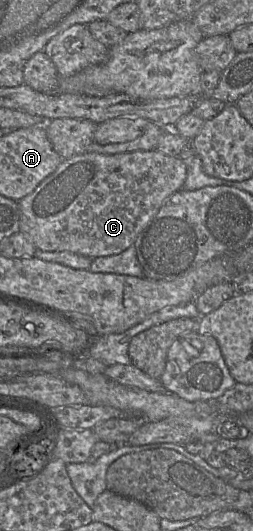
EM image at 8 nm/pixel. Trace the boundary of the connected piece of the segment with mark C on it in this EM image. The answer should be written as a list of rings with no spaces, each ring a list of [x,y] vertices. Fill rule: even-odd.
[[[157,150],[113,155],[85,152],[63,160],[32,193],[18,201],[19,232],[42,251],[68,251],[91,259],[117,255],[134,244],[166,200],[182,189],[186,177],[187,166],[179,157],[167,156]]]

